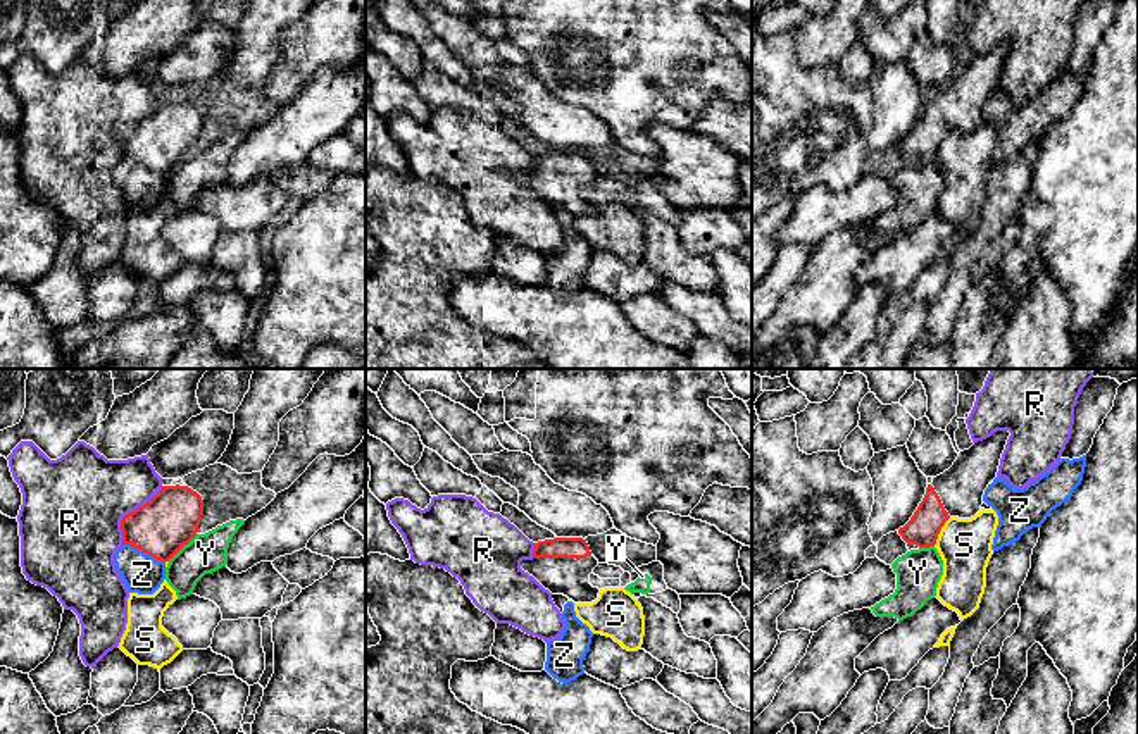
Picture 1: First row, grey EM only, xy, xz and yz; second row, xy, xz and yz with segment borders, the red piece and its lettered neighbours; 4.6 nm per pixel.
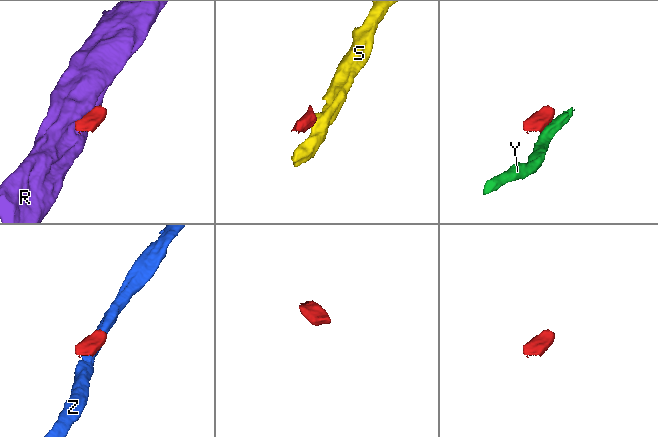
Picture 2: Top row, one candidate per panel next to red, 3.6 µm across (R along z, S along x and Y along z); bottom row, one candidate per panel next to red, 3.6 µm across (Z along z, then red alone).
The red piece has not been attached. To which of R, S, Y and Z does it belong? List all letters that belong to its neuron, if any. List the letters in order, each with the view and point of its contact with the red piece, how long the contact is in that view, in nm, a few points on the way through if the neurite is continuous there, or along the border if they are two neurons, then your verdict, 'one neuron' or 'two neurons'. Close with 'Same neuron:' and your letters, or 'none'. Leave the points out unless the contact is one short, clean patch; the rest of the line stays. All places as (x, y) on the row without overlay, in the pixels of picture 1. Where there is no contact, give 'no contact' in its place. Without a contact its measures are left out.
R: contact xy (131, 126); length 340 nm; two neurons
S: contact yz (940, 143); length 160 nm; border yz (950, 131), (933, 159); two neurons
Y: contact xy (181, 161); length 190 nm; border xy (197, 149), (168, 174); two neurons
Z: contact xy (143, 166); length 220 nm; border xy (123, 157), (130, 157), (164, 176); two neurons
Same neuron: none

